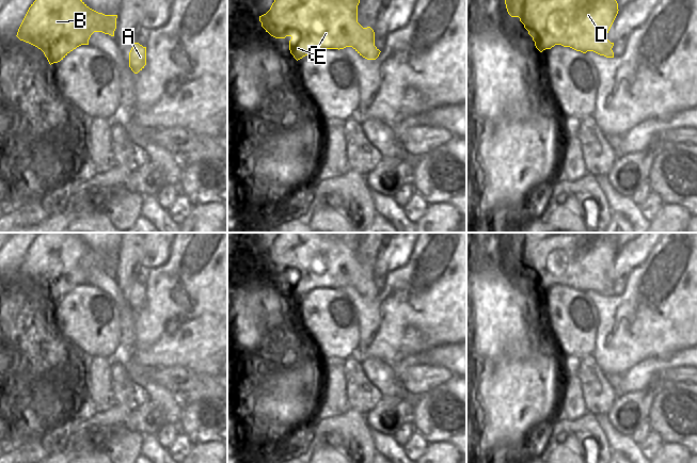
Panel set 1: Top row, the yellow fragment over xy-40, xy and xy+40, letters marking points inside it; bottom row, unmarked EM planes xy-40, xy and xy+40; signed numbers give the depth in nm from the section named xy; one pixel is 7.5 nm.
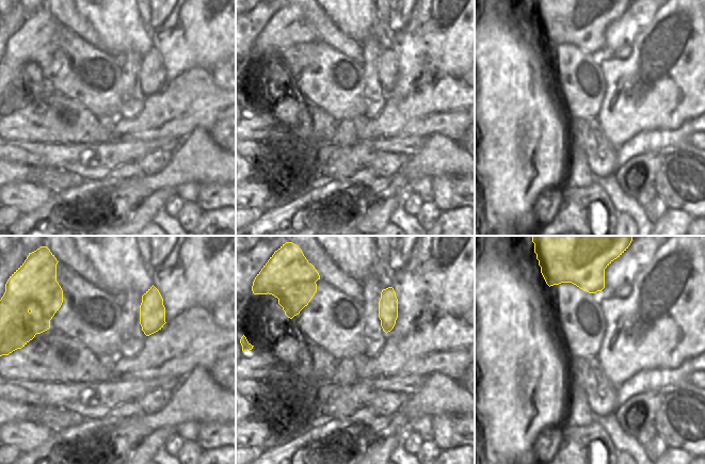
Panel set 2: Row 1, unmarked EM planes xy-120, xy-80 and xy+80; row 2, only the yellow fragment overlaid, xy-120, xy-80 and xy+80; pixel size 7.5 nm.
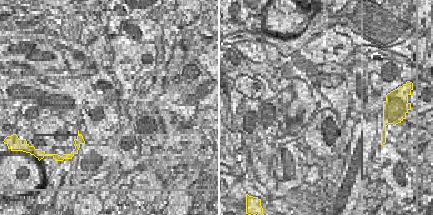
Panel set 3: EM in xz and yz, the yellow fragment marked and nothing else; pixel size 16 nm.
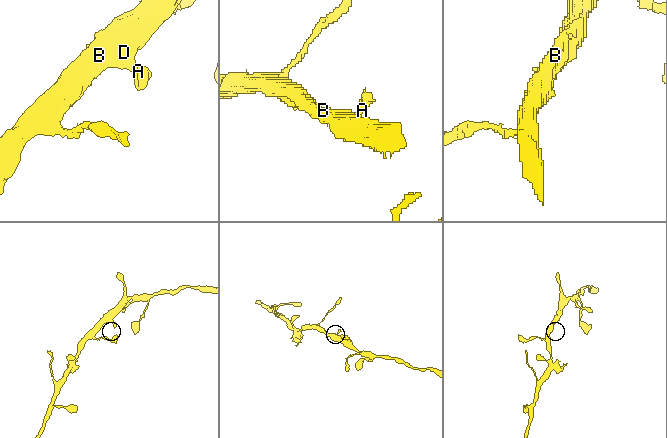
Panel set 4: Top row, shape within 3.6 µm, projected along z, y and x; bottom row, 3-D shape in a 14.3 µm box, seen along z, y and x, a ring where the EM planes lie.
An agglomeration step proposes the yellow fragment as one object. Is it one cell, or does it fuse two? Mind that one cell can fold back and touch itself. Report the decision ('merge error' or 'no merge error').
no merge error

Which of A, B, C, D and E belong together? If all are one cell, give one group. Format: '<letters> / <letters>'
A B C D E

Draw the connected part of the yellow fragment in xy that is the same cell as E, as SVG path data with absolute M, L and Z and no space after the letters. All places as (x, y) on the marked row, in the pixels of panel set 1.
M274 0L270 10L259 16L262 27L275 38L290 36L289 50L298 61L314 49L352 47L367 60L376 60L380 50L375 46L375 32L358 22L360 0Z

